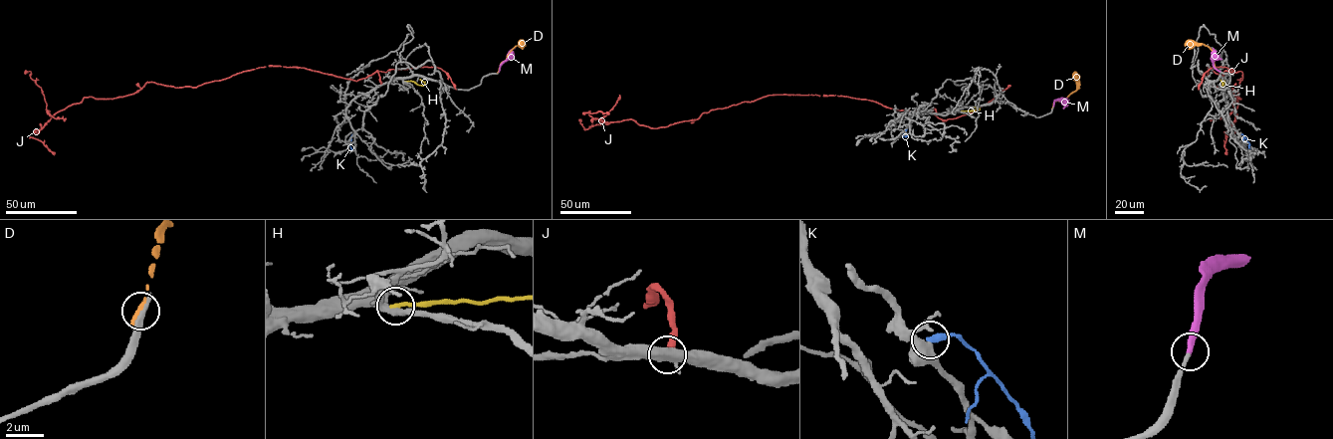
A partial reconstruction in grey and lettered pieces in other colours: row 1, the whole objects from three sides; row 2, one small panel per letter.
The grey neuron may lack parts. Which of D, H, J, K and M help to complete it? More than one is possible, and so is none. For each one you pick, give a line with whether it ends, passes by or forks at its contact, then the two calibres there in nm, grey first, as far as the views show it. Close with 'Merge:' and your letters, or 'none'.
M: It ends there. Thickness 300 nm (grey) against 360 nm
Merge: M

